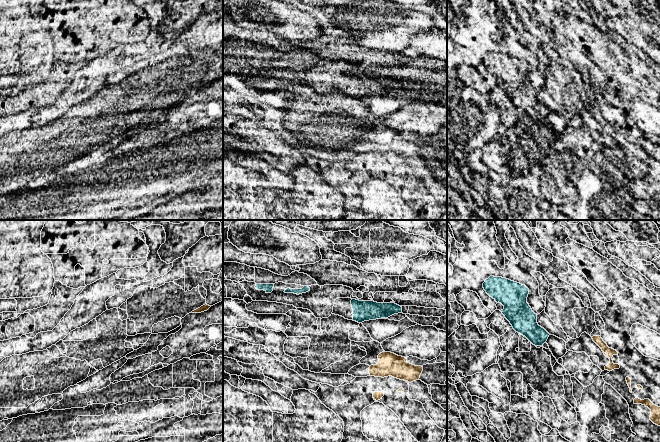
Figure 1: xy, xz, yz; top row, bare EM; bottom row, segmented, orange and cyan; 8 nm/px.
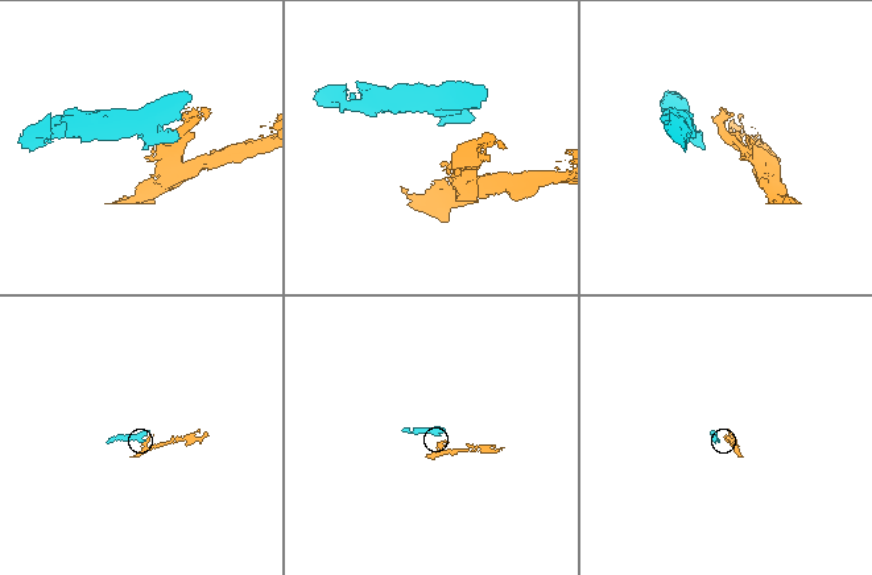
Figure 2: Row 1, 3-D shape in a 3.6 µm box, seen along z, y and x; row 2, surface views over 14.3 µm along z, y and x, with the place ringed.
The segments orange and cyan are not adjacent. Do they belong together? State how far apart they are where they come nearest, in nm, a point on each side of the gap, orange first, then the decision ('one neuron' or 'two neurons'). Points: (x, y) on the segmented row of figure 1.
260 nm apart; from orange across xz (384, 351), (380, 318); two neurons

